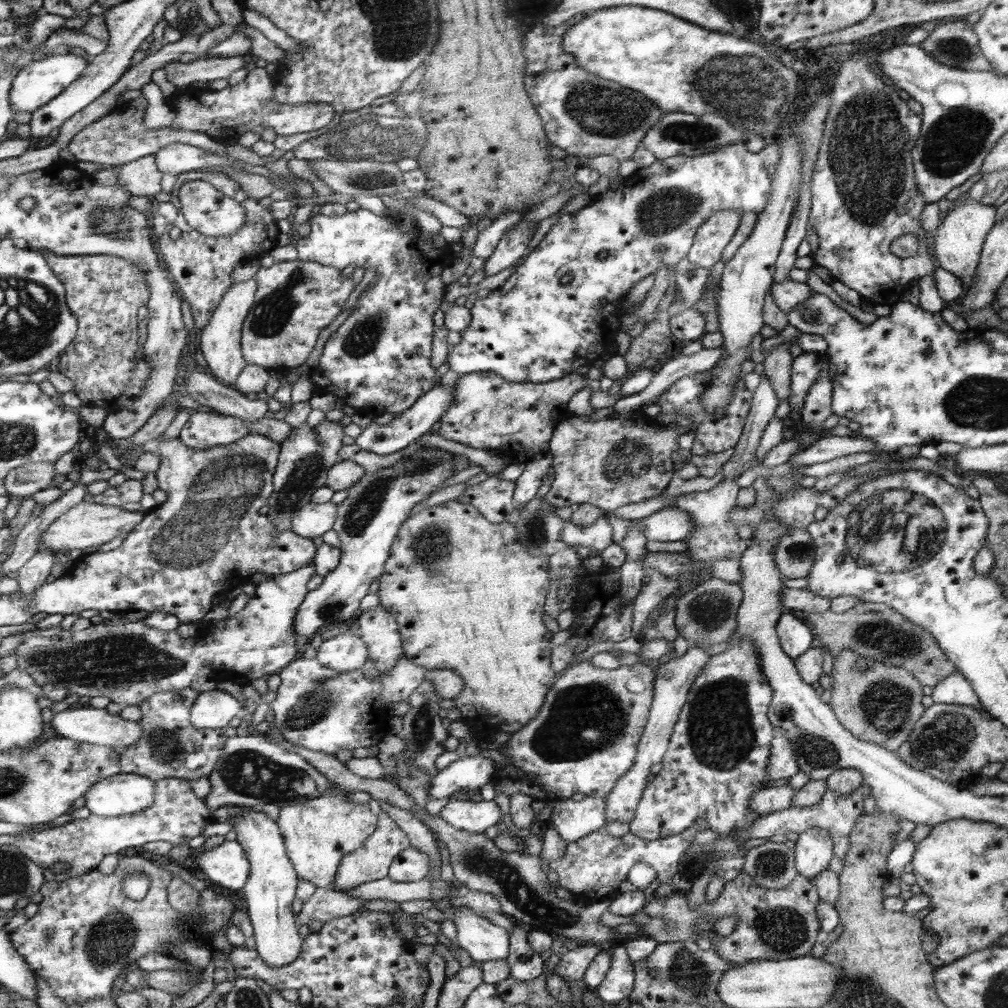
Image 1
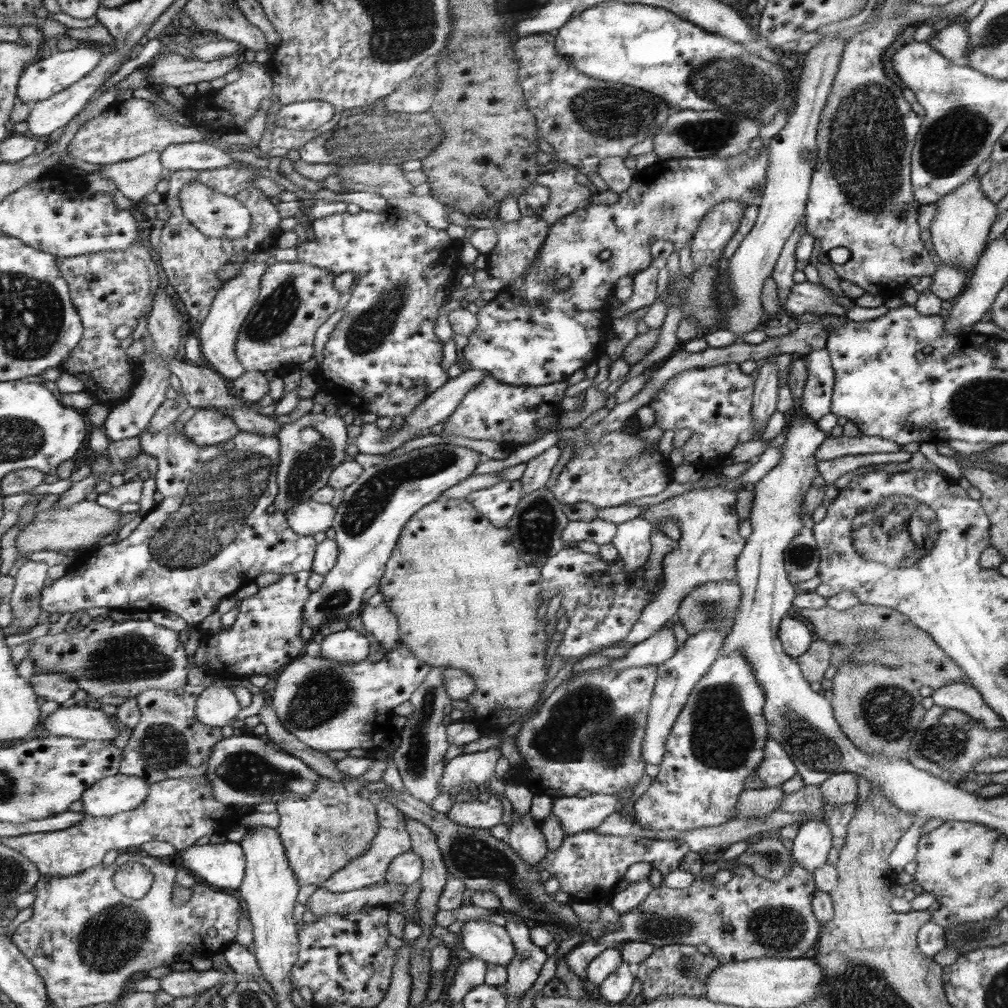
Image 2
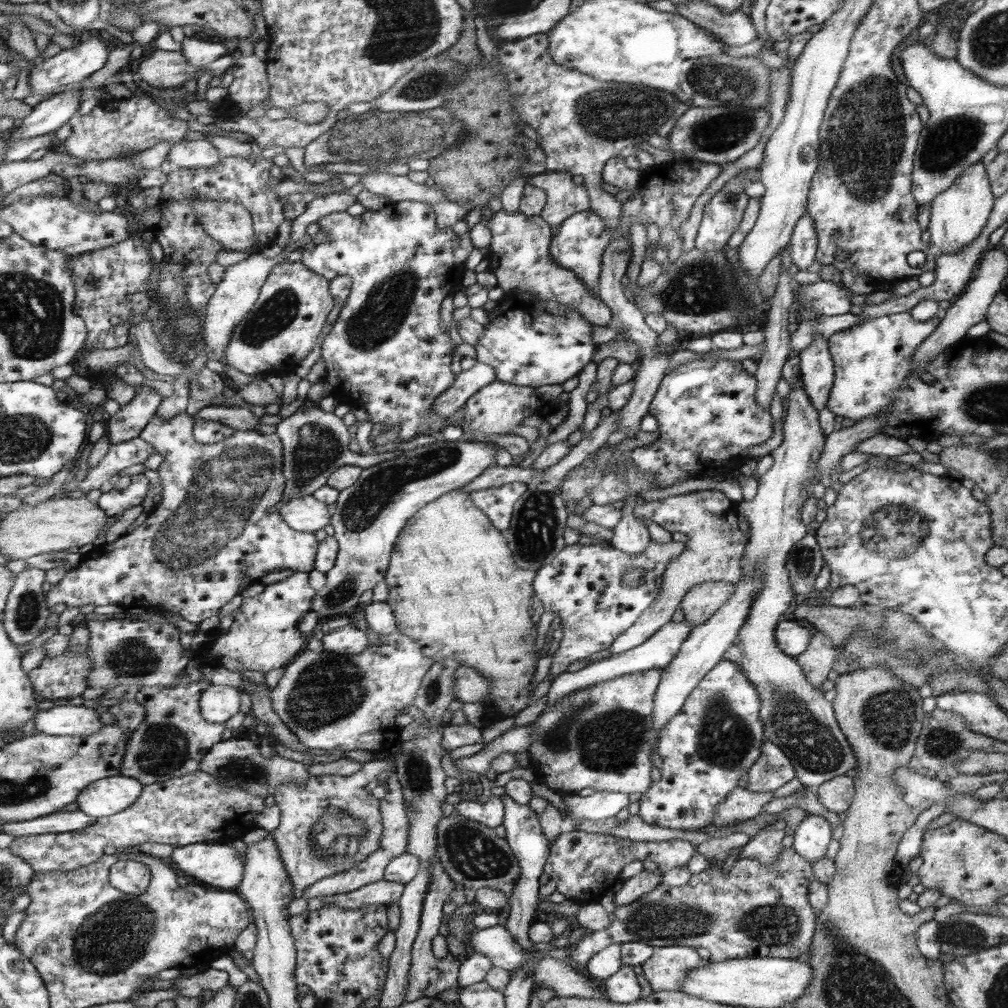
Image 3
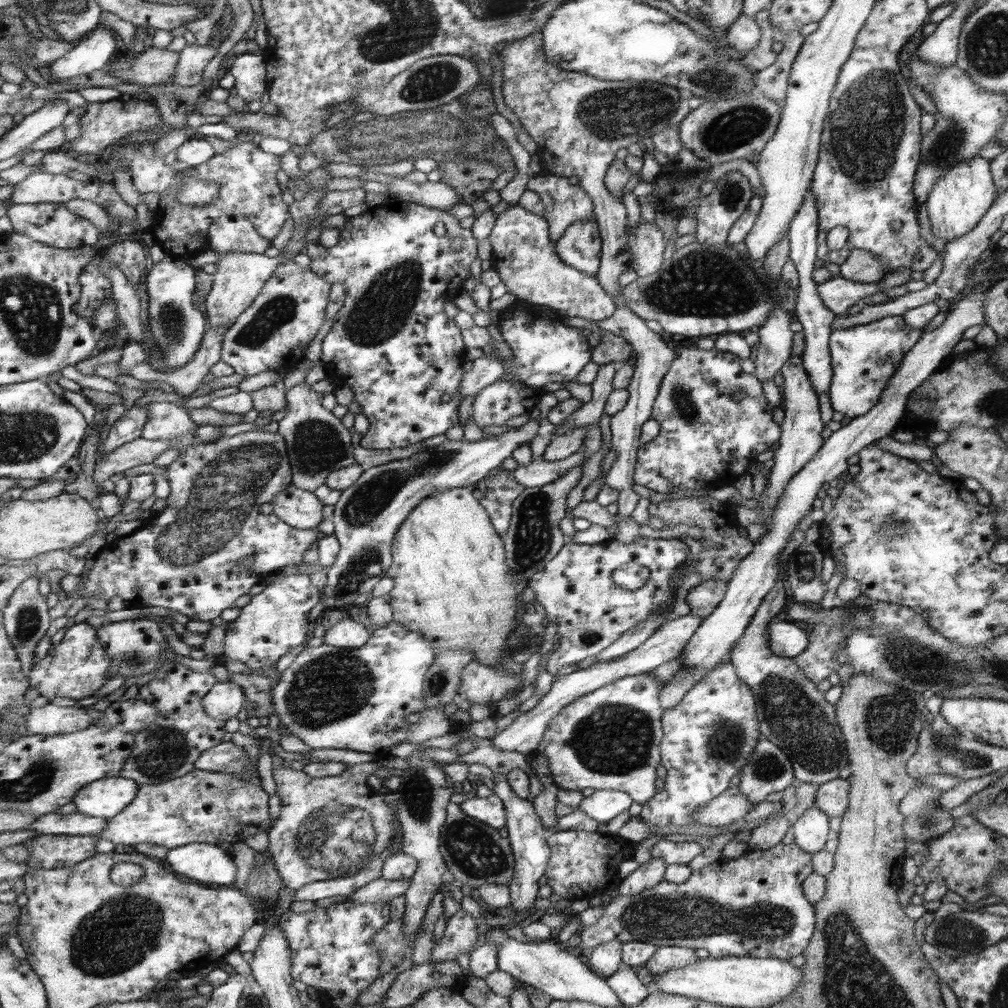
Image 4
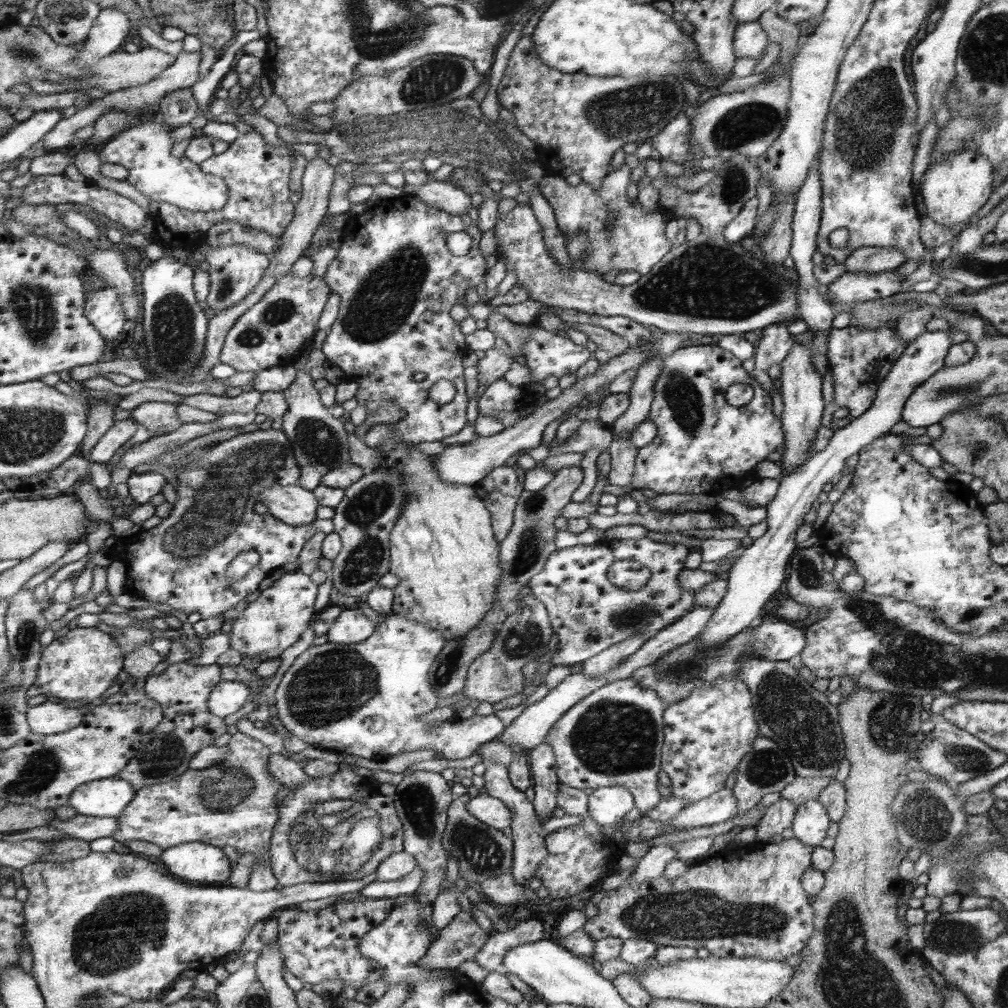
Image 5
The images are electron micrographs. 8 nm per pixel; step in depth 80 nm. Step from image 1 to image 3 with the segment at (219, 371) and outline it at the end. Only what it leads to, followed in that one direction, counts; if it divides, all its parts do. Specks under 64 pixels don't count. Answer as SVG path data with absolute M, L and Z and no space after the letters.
M313 230L303 233L302 238L295 241L292 246L286 245L282 253L274 258L267 258L262 252L254 252L250 257L239 261L234 265L226 267L222 281L217 284L216 293L210 298L208 308L203 313L202 321L202 343L213 352L213 360L223 362L226 366L226 376L234 381L236 386L245 385L253 381L253 377L244 374L241 370L234 368L225 357L225 352L230 339L233 337L234 329L238 328L243 318L250 312L250 309L256 304L260 297L261 288L268 281L273 268L281 262L284 262L284 253L301 250L311 245Z

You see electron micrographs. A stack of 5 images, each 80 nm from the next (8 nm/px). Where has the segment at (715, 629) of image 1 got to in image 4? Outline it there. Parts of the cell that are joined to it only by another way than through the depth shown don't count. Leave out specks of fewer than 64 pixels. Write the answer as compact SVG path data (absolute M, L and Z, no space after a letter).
M703 580L700 584L694 585L686 594L690 612L700 619L707 618L725 597L726 589L727 582L724 580Z

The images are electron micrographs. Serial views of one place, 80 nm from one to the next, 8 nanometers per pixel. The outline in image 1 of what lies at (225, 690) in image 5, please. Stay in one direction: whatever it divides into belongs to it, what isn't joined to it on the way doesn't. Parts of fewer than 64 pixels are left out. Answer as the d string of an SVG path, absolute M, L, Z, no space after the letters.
M217 689L202 692L190 709L190 722L194 728L224 729L234 716L240 716L240 702L225 691Z

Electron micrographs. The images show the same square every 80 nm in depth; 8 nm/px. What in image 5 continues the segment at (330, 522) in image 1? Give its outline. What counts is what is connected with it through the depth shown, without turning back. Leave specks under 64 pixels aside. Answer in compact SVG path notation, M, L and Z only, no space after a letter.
M271 485L263 489L258 502L268 507L268 513L292 526L312 525L320 500L311 490L296 485Z

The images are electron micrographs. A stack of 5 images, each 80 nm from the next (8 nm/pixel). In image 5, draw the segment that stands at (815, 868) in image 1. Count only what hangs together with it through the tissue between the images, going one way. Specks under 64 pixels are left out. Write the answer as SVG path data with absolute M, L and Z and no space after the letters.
M809 800L796 809L791 824L794 836L806 846L820 846L826 838L830 817L824 805L818 800Z

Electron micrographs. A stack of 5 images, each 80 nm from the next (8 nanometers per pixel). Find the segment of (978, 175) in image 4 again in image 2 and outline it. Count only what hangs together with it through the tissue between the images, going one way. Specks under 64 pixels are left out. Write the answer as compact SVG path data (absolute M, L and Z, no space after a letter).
M974 175L962 187L958 187L936 202L936 217L930 225L929 248L935 258L946 266L973 270L979 255L986 248L990 229L996 219L996 205L980 189L980 179Z

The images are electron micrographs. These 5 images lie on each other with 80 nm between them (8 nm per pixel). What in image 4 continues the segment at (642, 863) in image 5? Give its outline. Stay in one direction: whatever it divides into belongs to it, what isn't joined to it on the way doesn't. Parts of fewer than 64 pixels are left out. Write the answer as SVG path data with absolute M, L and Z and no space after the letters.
M652 856L650 863L640 865L630 876L621 879L616 893L632 896L660 884L664 880L666 867L666 862L659 856Z

